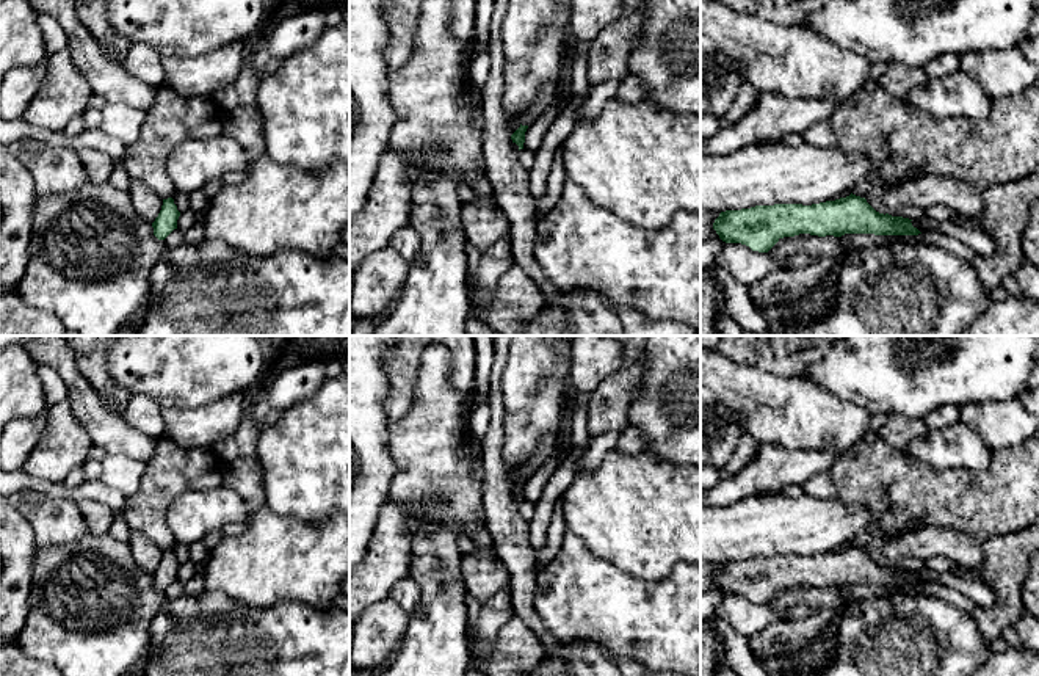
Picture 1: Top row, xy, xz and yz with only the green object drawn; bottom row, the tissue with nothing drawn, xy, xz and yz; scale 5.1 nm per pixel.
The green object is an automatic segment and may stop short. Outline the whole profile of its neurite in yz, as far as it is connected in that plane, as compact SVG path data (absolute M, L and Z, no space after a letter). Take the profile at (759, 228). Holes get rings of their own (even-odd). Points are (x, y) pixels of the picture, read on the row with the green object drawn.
M849 194L812 205L774 204L726 210L713 229L726 243L741 243L768 253L780 238L810 234L818 237L845 234L918 235L912 220L876 212L865 198Z

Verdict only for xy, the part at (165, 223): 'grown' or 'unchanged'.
unchanged

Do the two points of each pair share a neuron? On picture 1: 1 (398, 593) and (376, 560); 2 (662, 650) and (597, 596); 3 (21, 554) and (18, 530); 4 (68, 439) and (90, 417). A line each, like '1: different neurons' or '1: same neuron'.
1: different neurons
2: same neuron
3: same neuron
4: different neurons

